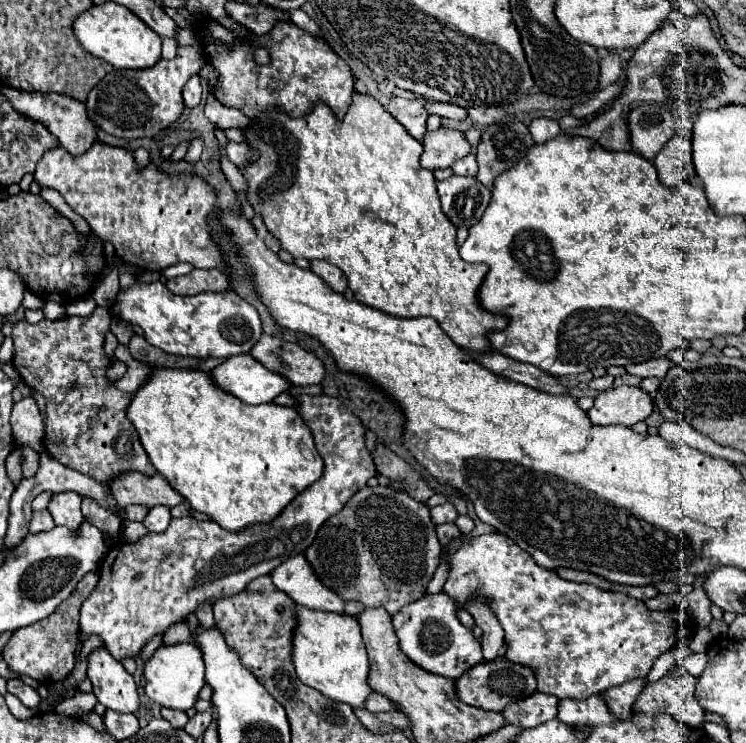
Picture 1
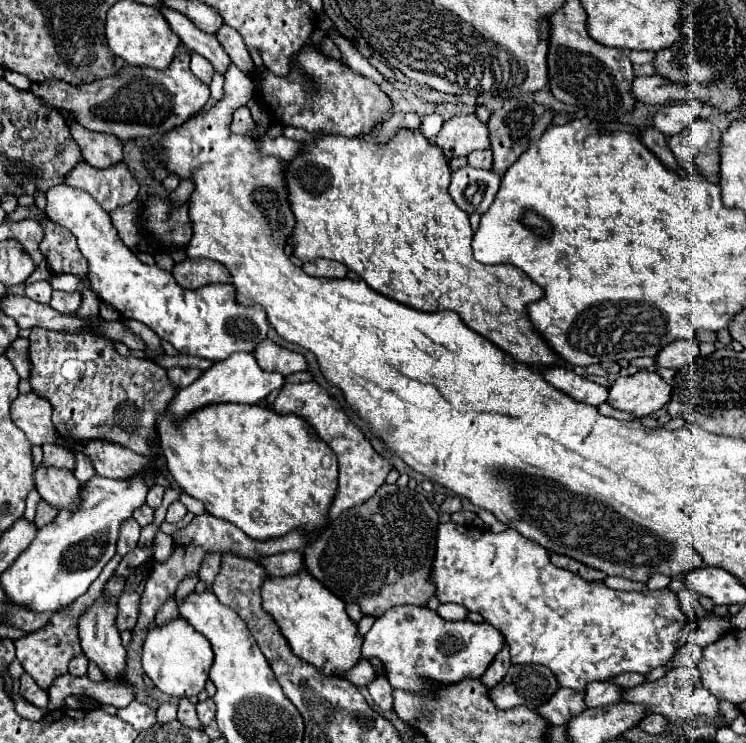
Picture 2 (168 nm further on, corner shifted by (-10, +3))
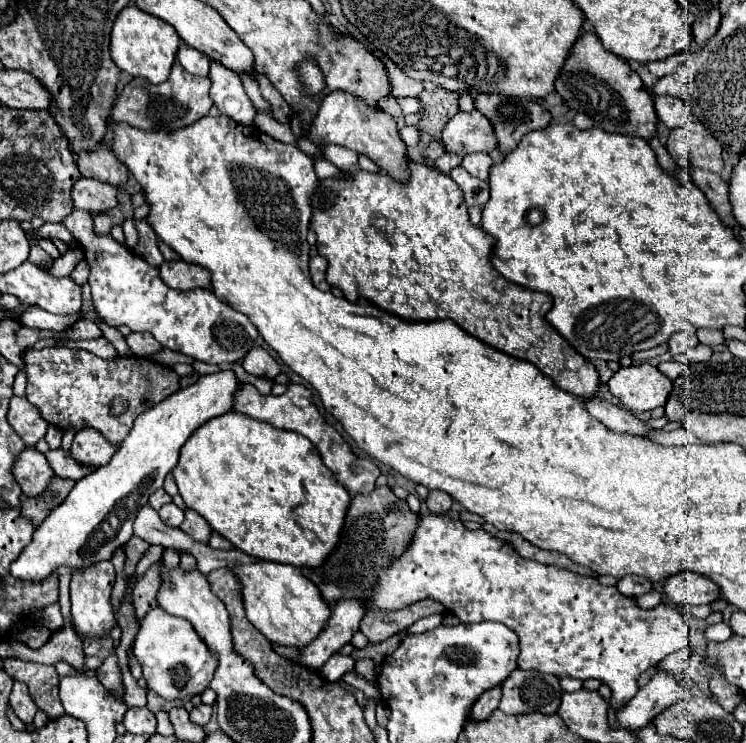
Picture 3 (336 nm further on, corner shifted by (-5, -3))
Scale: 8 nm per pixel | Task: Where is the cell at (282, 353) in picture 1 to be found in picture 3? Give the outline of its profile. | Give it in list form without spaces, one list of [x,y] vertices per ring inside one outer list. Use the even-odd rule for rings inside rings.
[[[255,346],[251,348],[251,352],[247,352],[247,356],[243,358],[243,368],[253,376],[263,376],[269,380],[273,380],[281,372],[275,358],[261,346]]]

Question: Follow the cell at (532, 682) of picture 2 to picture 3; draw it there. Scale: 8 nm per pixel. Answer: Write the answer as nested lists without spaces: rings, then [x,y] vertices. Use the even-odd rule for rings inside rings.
[[[515,670],[503,684],[499,710],[505,714],[553,714],[561,704],[561,684],[557,676],[535,670]]]

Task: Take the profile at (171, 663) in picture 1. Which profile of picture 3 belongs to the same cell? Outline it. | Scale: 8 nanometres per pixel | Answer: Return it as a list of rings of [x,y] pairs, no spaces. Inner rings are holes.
[[[159,606],[139,618],[139,632],[133,642],[133,654],[137,656],[143,668],[143,678],[147,680],[147,686],[165,700],[201,694],[211,684],[211,676],[217,668],[213,652],[195,632],[191,622],[185,618],[171,616]]]

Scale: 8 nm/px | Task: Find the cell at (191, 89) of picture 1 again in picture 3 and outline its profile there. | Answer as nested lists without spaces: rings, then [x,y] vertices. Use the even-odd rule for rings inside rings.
[[[181,44],[179,54],[177,54],[177,60],[191,74],[205,76],[209,72],[209,58],[203,52],[199,52],[199,50],[195,50],[195,48],[187,46],[187,44]]]

